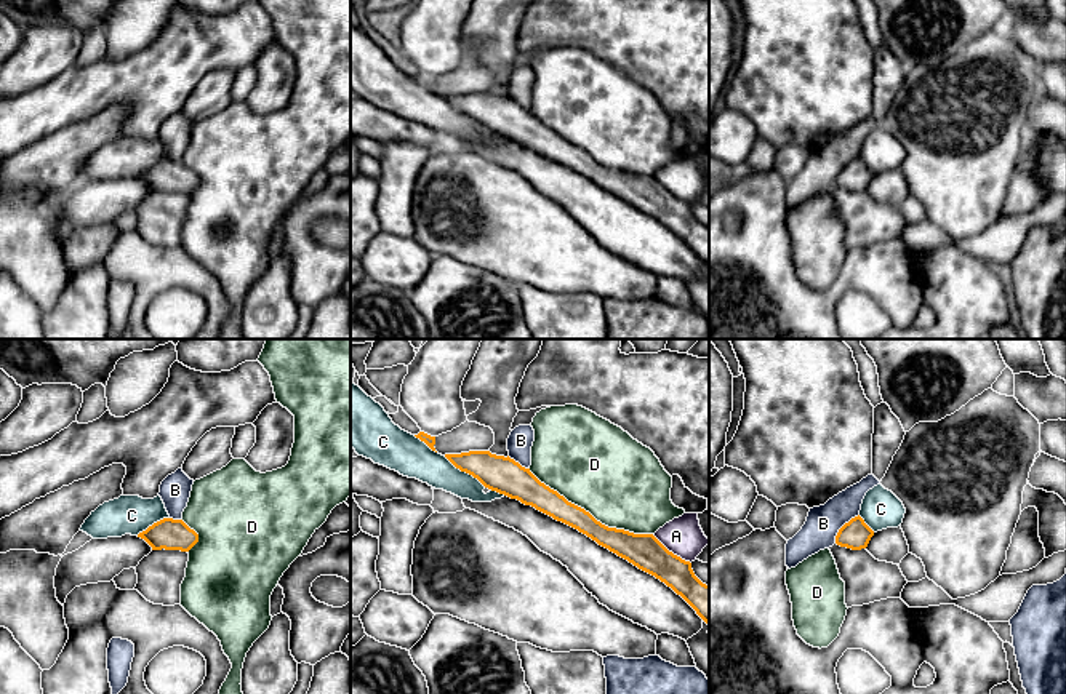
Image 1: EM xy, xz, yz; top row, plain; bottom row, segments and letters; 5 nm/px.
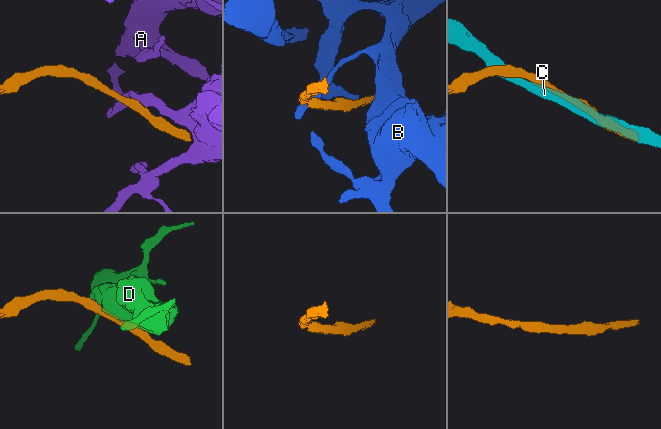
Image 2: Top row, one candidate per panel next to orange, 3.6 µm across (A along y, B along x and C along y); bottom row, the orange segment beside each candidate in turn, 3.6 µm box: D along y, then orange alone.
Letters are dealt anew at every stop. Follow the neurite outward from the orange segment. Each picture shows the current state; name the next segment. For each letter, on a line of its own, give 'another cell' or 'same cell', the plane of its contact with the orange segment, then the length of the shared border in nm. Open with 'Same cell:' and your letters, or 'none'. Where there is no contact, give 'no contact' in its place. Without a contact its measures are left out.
Same cell: none
A: another cell | xz | 240 nm
B: another cell | yz | 200 nm
C: another cell | xz | 260 nm
D: another cell | xz | 700 nm

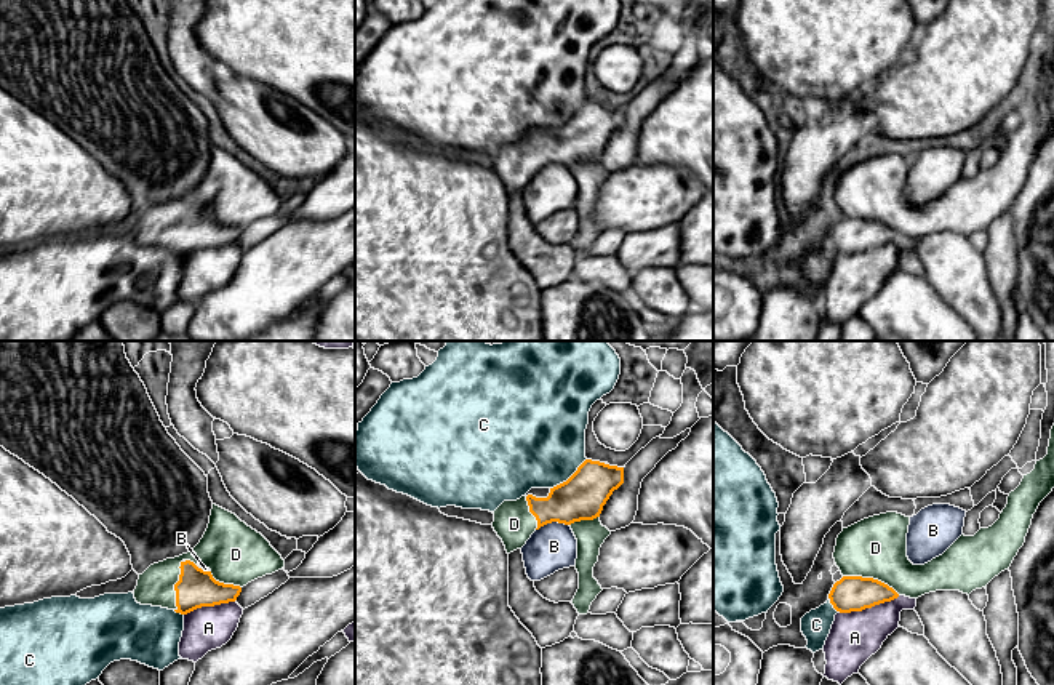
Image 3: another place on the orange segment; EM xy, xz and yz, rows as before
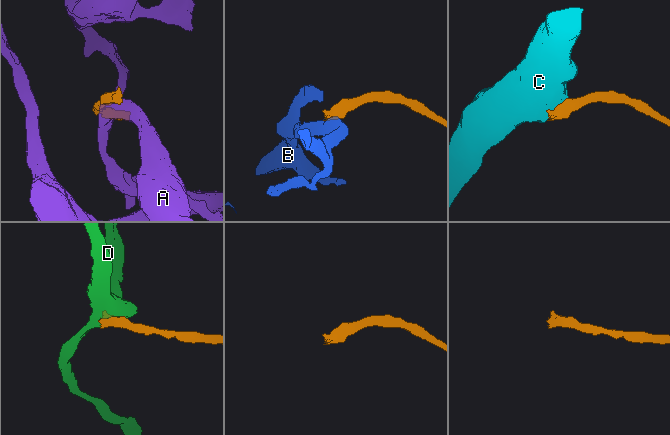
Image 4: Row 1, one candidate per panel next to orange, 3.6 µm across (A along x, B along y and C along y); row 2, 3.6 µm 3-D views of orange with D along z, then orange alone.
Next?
Same cell: D
A: another cell | yz | 320 nm
B: another cell | xz | 170 nm
C: another cell | xz | 240 nm
D: same cell | yz | 300 nm

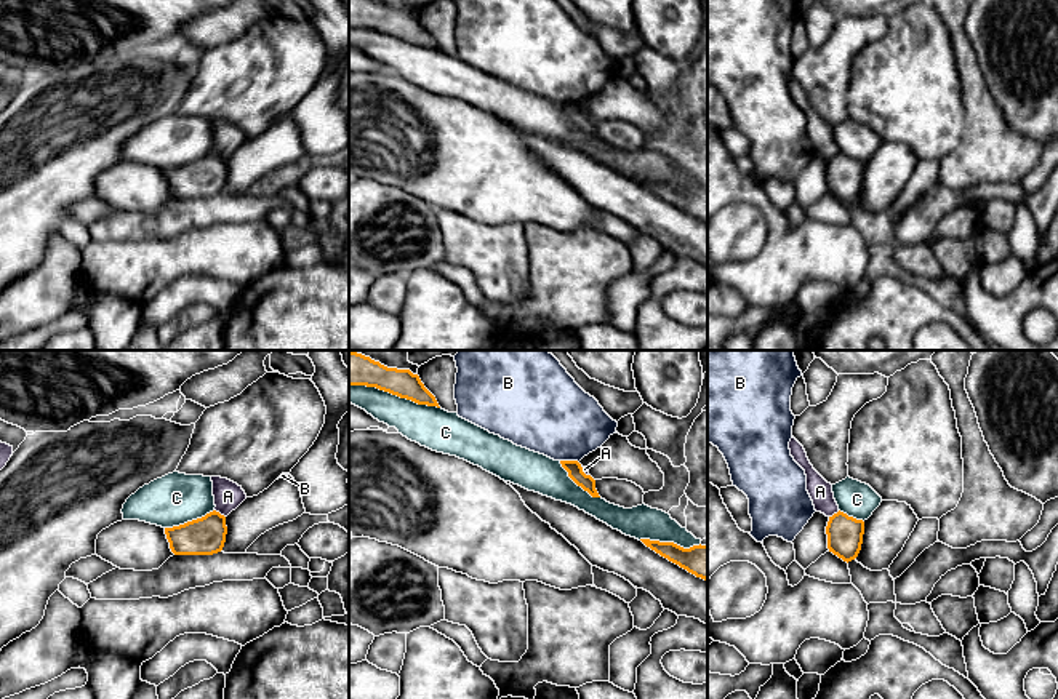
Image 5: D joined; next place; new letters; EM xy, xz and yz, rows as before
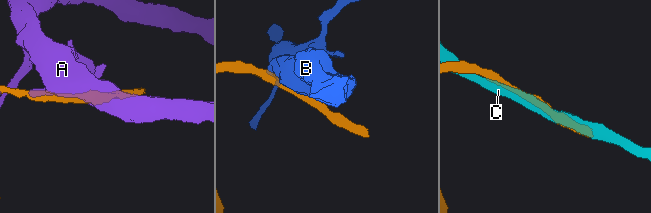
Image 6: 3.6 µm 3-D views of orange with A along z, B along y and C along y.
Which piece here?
Same cell: none
A: another cell | xy | 70 nm
B: another cell | xz | 100 nm
C: another cell | xz | 480 nm

